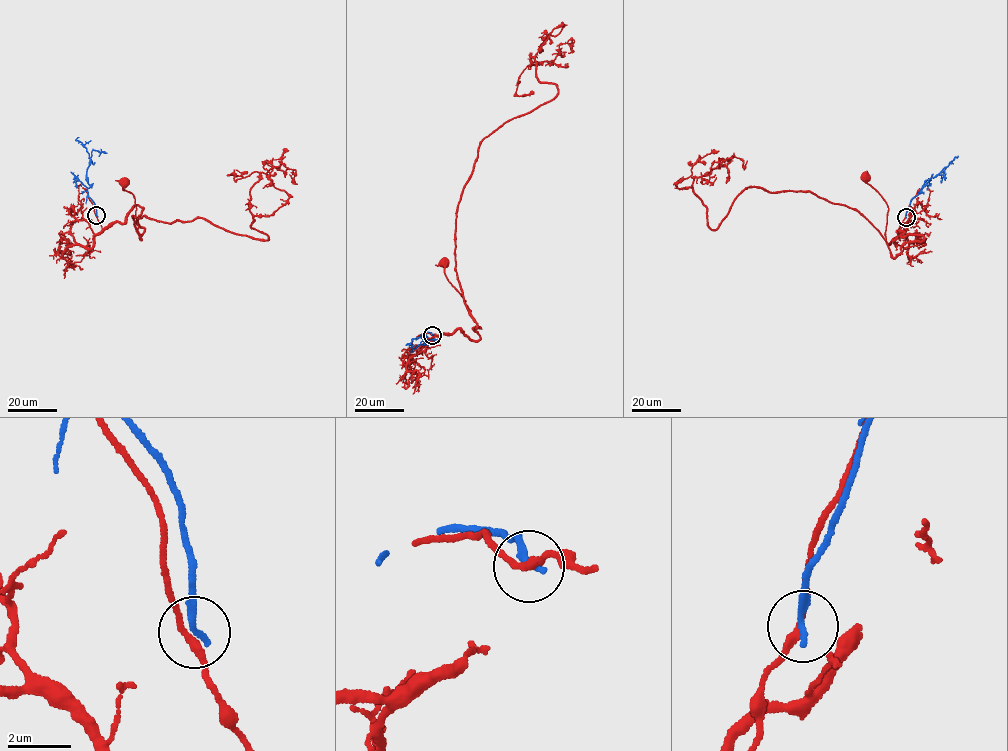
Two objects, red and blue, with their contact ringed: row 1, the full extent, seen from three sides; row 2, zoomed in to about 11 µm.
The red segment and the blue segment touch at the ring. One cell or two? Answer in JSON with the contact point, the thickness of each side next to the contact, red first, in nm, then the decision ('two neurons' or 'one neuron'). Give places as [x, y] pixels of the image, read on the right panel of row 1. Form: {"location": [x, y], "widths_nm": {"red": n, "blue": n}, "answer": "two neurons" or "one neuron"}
{"location": [906, 217], "widths_nm": {"red": 200, "blue": 220}, "answer": "two neurons"}

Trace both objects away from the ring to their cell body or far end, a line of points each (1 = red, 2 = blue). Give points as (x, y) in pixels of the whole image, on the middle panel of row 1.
1: (432, 335), (459, 329), (473, 340), (480, 338), (474, 329), (480, 328), (448, 280), (443, 262)
2: (432, 335), (431, 332), (423, 333), (420, 336), (424, 340), (411, 351), (414, 351)

